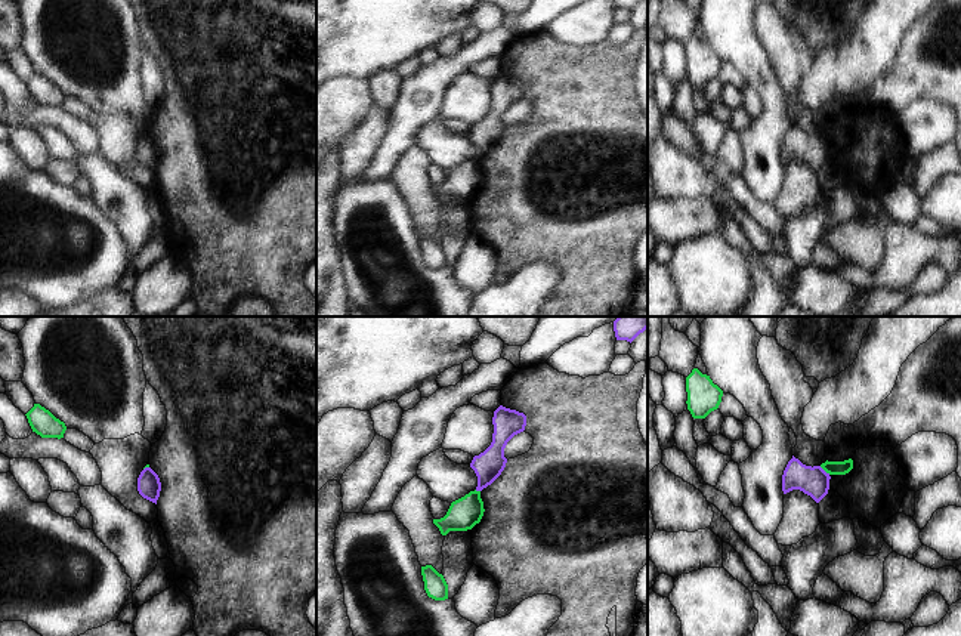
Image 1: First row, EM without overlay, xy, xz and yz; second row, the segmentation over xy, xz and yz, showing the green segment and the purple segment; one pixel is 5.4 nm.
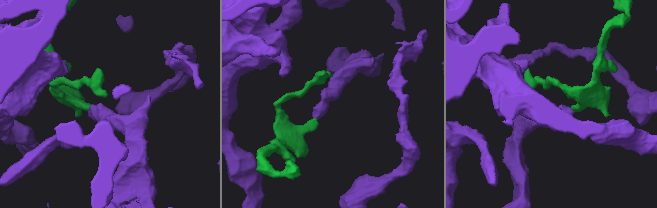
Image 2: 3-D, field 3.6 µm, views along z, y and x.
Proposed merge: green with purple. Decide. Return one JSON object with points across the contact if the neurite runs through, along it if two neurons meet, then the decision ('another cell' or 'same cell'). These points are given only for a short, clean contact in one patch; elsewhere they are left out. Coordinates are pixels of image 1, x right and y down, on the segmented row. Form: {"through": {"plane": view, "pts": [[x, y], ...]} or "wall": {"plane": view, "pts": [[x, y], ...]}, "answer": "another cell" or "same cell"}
{"wall": {"plane": "yz", "pts": [[819, 466], [830, 474]]}, "answer": "another cell"}

